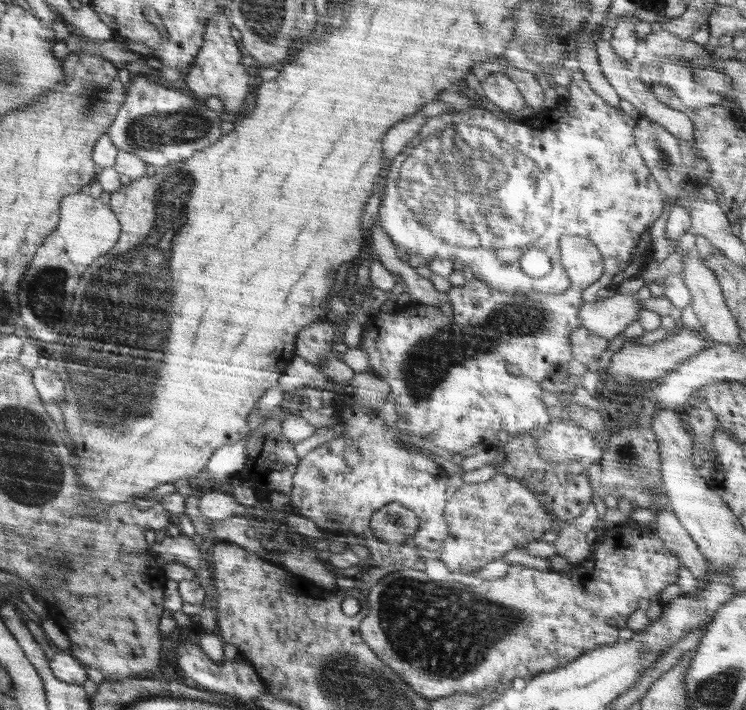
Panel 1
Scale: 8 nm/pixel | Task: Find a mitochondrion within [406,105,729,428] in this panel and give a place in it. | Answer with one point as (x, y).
(664, 158)

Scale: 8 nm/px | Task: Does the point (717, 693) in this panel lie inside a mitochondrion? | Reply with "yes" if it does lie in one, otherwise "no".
yes

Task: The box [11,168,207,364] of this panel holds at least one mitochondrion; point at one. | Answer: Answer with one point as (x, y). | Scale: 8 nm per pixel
(47, 298)

